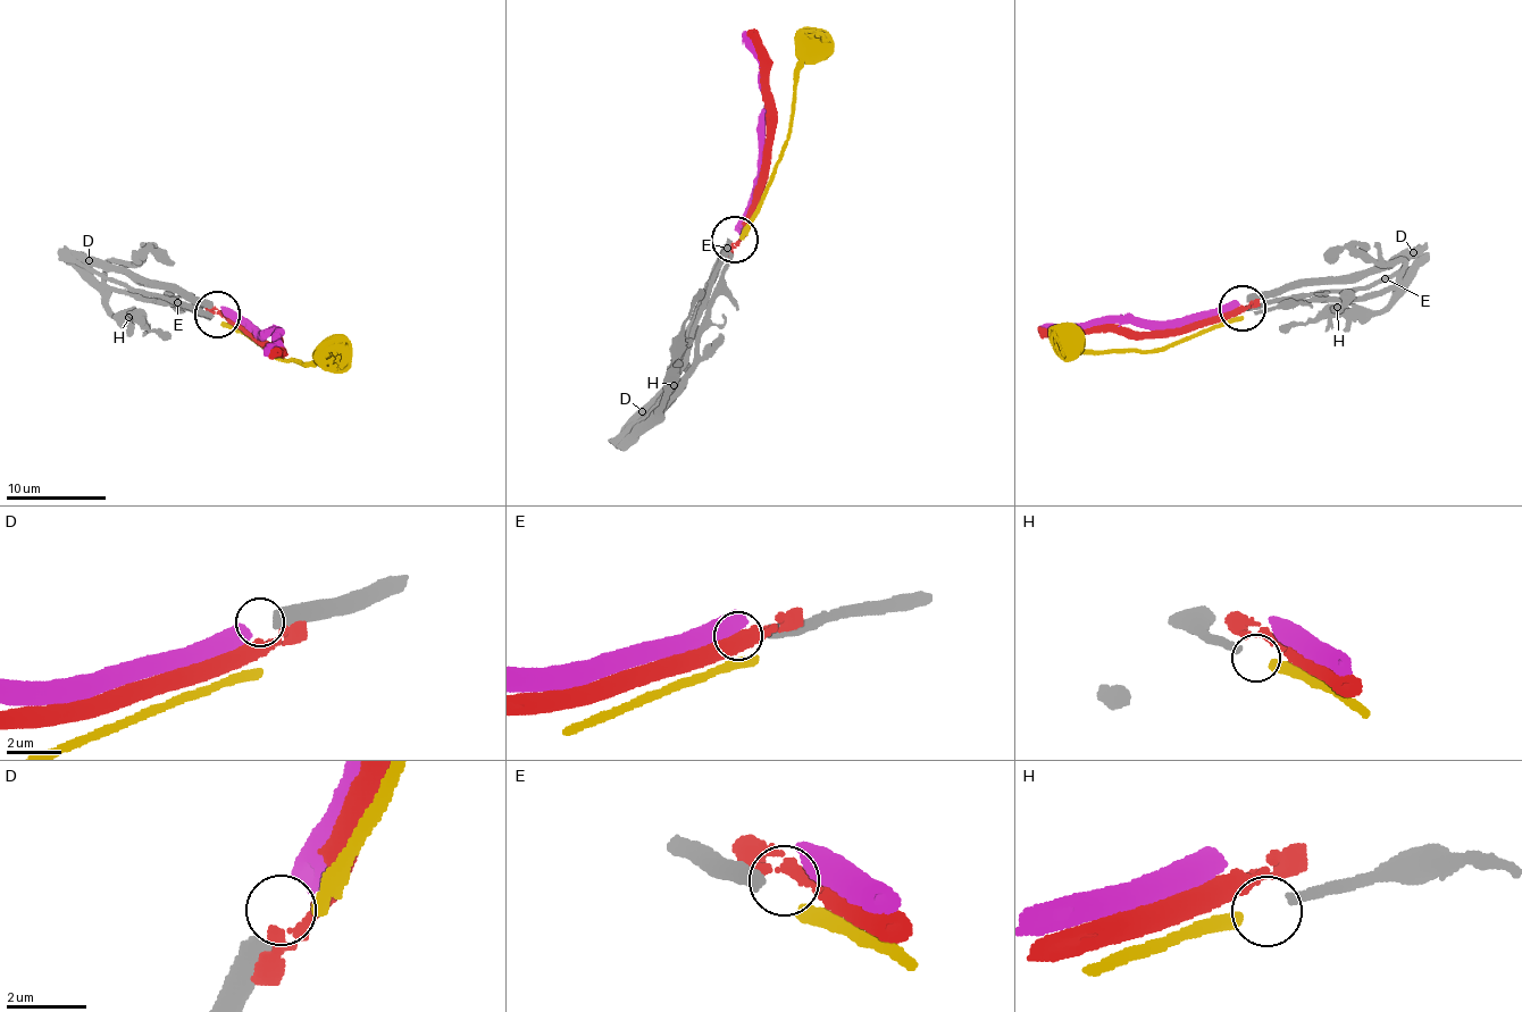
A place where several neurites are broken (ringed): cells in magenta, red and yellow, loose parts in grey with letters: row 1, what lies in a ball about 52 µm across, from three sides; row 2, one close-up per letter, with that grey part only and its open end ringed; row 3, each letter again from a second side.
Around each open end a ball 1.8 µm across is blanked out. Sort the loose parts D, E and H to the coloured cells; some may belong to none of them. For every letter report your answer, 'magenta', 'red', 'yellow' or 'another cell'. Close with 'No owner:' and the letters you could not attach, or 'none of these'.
D: magenta
E: another cell
H: yellow
No owner: E

